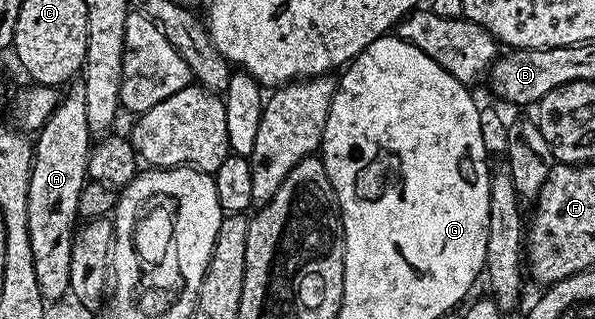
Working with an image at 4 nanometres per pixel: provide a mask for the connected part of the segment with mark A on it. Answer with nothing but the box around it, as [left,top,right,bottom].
[28,85,89,301]

